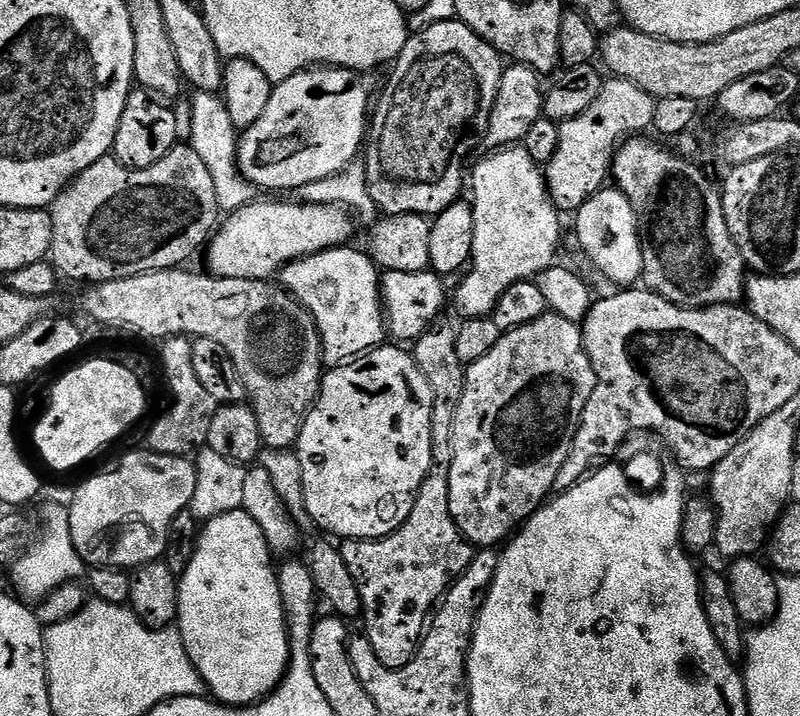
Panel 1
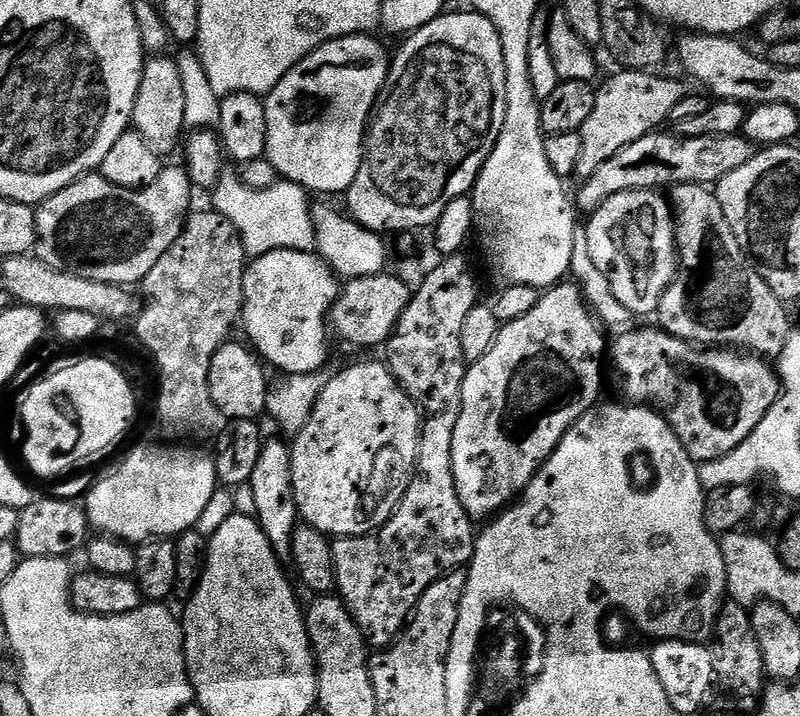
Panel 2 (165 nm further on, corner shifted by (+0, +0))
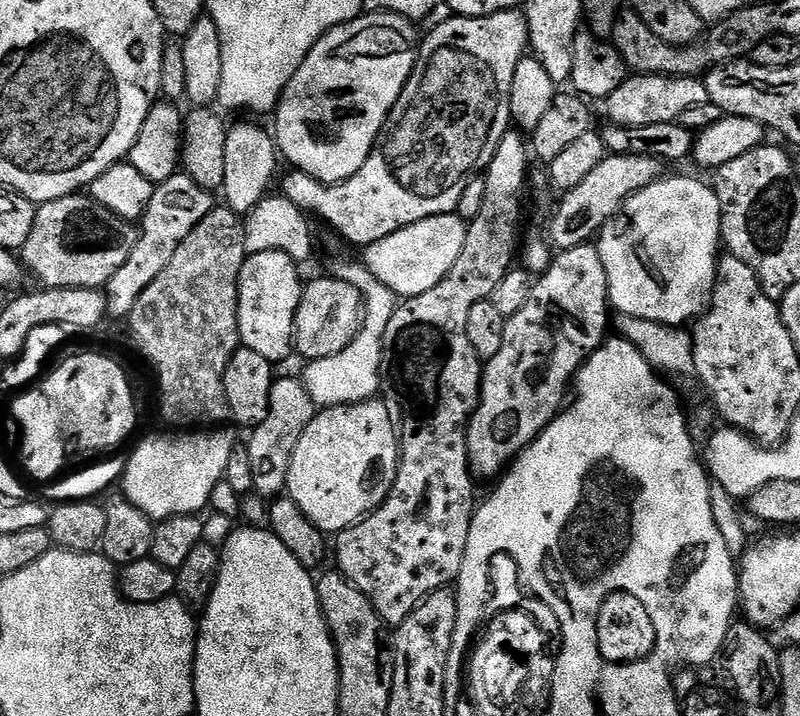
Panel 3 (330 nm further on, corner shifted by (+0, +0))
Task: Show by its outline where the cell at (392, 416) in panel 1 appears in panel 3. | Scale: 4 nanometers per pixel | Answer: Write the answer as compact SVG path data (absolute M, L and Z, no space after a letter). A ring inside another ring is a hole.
M373 398L360 404L339 404L336 408L317 411L306 426L290 458L286 496L293 500L320 532L339 534L354 528L370 512L375 512L390 494L400 465L400 442L394 421L383 399Z

